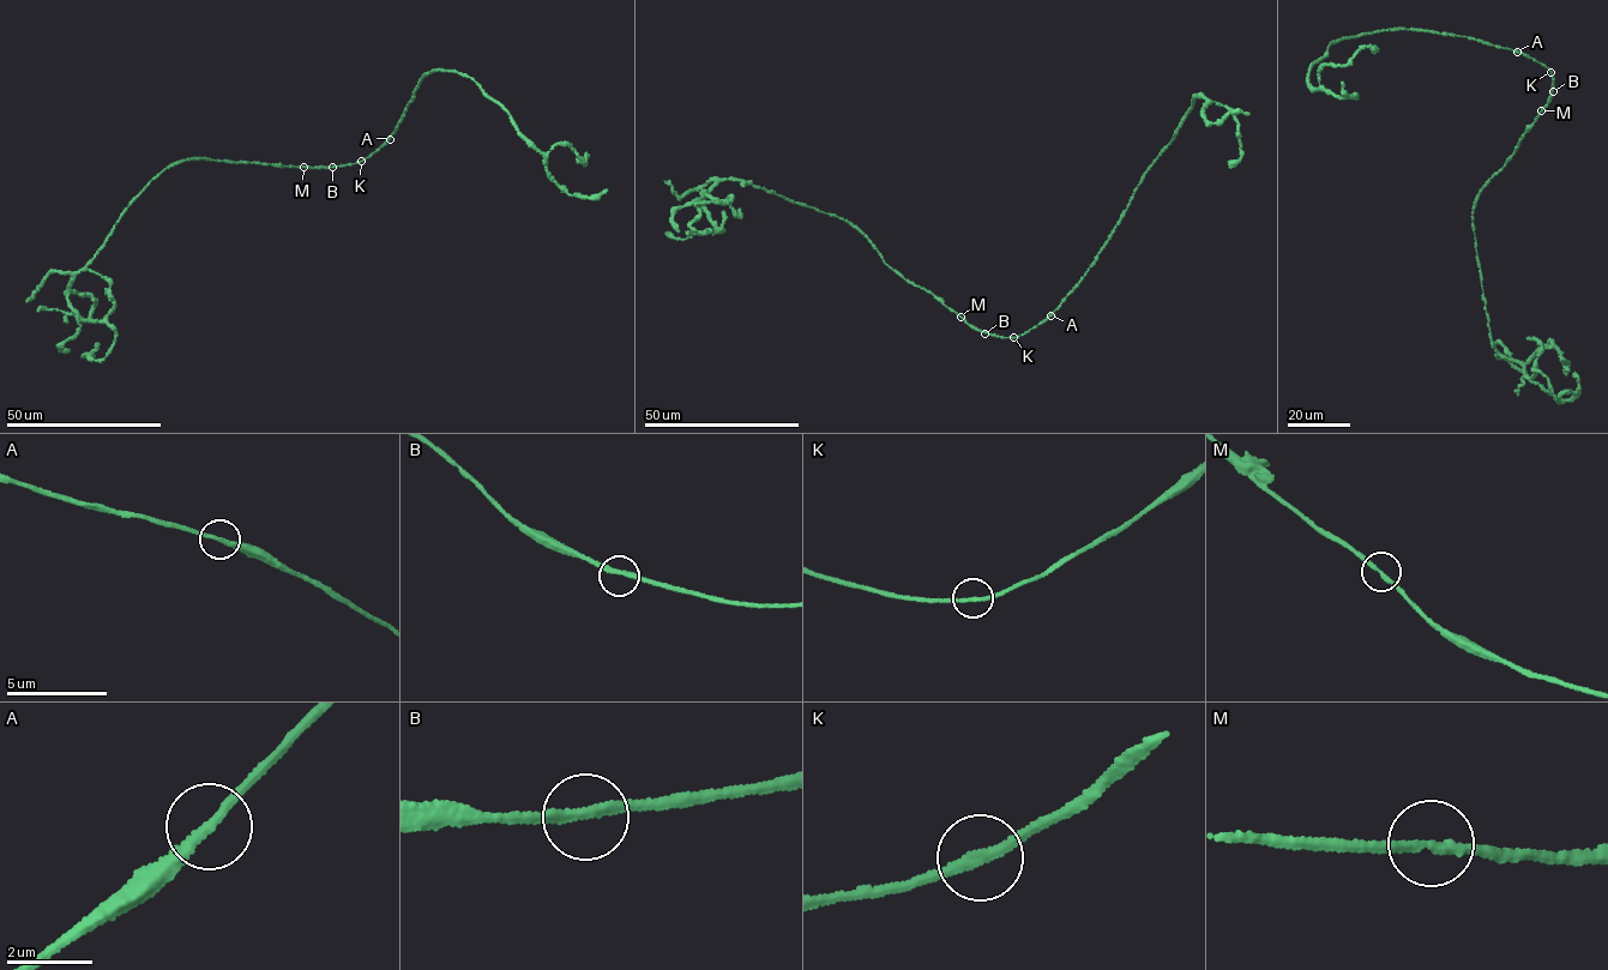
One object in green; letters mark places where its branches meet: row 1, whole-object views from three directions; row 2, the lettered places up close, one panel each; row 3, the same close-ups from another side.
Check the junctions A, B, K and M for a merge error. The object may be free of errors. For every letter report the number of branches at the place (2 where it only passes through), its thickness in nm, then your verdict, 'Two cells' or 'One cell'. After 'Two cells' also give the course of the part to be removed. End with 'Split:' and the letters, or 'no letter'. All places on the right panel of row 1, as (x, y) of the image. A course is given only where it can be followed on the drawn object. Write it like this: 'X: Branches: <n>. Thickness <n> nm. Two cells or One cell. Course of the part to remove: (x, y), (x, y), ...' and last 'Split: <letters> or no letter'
A: Branches: 2. Thickness 220 nm. One cell
B: Branches: 2. Thickness 220 nm. One cell
K: Branches: 2. Thickness 220 nm. One cell
M: Branches: 2. Thickness 220 nm. One cell
Split: no letter

